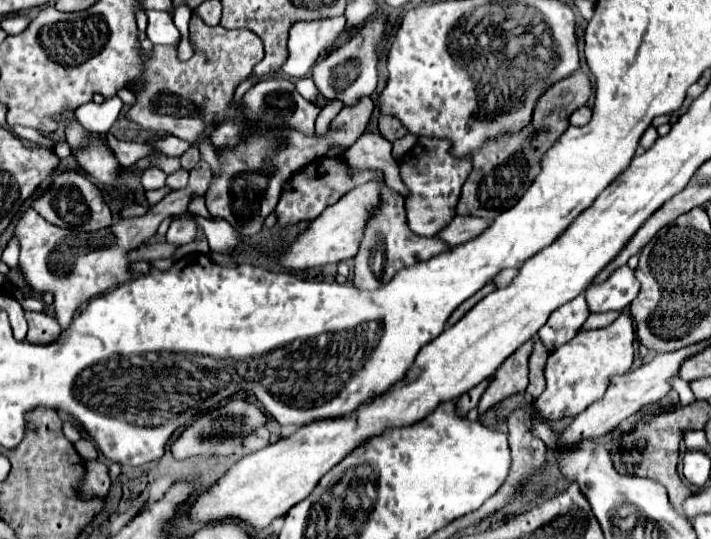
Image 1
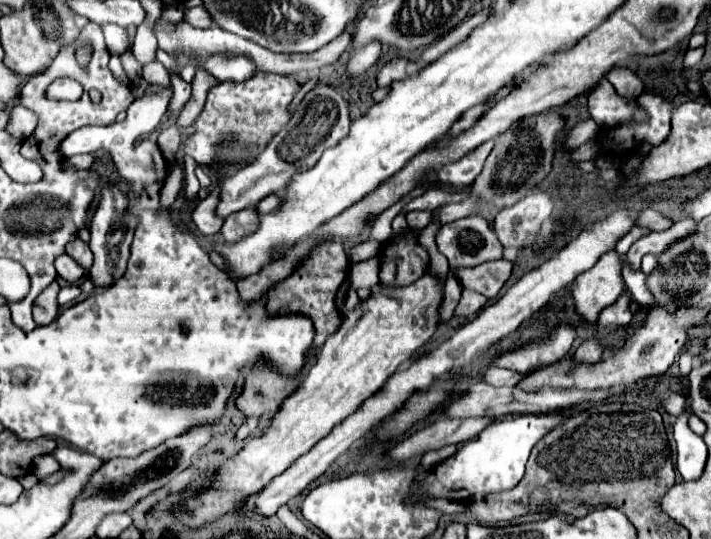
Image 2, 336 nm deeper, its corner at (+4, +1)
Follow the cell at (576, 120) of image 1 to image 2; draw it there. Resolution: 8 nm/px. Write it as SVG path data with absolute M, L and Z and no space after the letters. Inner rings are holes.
M533 193L529 197L525 197L523 201L519 201L519 205L513 205L511 209L503 209L497 217L495 217L495 233L501 241L503 247L515 247L515 249L523 249L525 247L525 239L529 235L537 235L541 225L549 219L553 209L553 199L547 193Z

